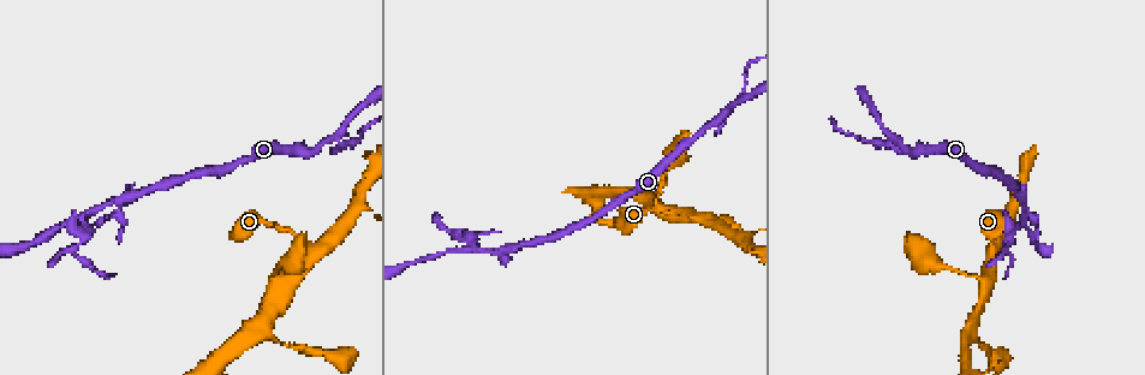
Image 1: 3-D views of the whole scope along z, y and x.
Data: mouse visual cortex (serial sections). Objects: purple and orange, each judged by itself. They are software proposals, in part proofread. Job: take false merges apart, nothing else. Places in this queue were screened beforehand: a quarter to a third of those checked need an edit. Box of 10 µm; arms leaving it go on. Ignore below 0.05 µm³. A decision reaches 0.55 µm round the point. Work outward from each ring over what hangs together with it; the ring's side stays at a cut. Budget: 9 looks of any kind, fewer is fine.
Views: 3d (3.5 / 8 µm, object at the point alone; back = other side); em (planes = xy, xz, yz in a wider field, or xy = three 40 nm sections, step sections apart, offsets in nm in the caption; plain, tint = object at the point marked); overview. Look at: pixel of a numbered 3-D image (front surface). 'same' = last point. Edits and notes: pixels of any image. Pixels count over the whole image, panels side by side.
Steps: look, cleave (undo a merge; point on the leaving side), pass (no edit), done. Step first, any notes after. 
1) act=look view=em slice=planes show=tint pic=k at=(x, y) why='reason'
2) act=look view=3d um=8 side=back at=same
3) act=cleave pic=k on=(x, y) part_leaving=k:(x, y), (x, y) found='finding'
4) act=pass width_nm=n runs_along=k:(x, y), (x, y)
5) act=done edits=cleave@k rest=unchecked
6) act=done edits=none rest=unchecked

act=look view=3d um=3.5 pic=1 at=(890, 140) why='branch point'

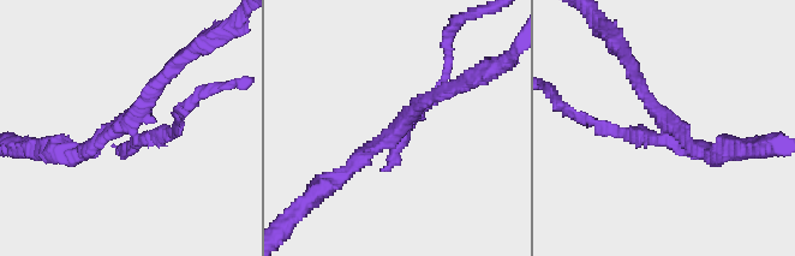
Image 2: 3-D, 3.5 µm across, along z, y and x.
act=look view=em slice=xy step=3 show=tint pic=2 at=(396, 130) why='now the EM'

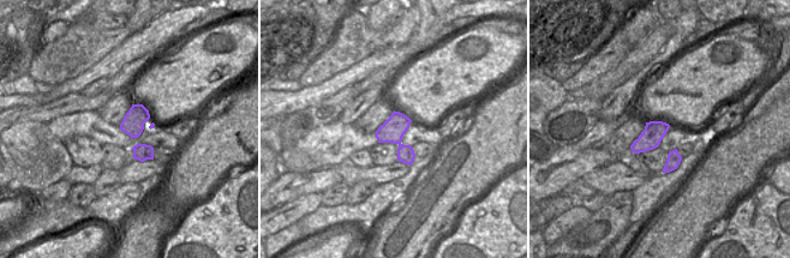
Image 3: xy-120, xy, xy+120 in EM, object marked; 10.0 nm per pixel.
act=cleave pic=2 on=(163, 130) part_leaving=2:(135, 137), (172, 134), (179, 111) found='two cells meet here'

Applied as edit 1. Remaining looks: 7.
act=look view=overview

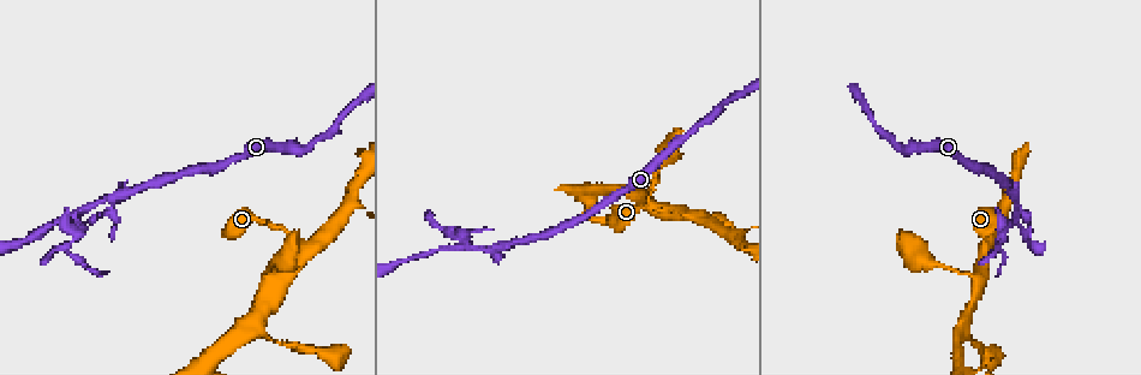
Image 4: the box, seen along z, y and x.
act=look view=3d um=3.5 pic=4 at=(976, 283) why='sharp bend'

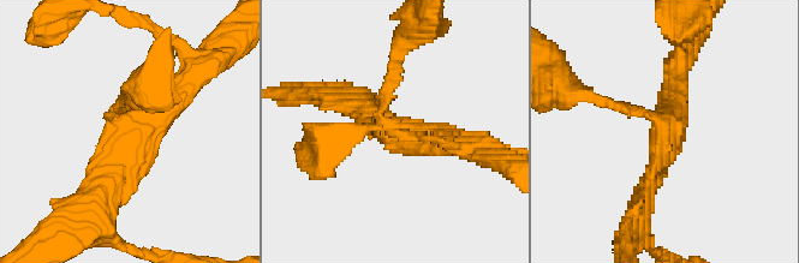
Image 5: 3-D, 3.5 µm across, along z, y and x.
act=look view=em slice=xy step=2 show=tint pic=5 at=(138, 136) why='need the tissue'

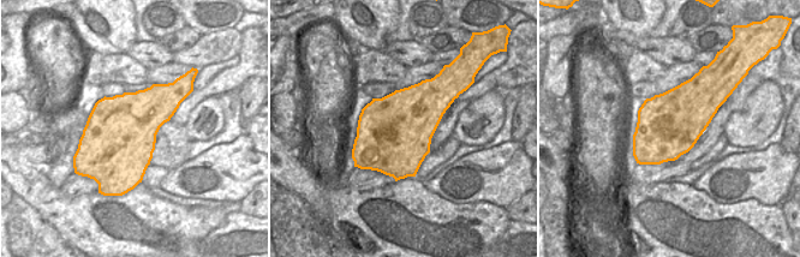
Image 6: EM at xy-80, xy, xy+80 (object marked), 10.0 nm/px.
act=pass arm_widths_nm=150,250,300 found='continuous, no second cell'

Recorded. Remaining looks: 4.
act=look view=3d um=3.5 pic=4 at=(733, 235) why='sharp bend'

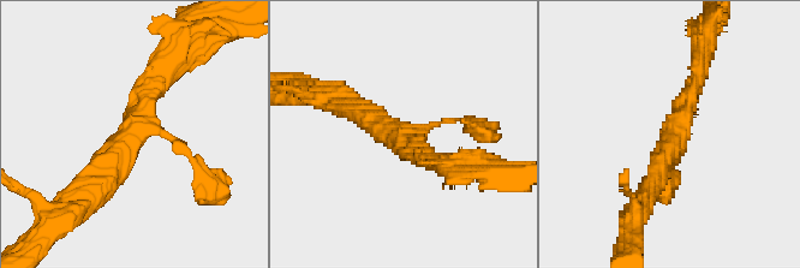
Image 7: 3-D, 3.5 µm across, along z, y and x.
act=look view=em slice=xy step=1 show=tint pic=7 at=(677, 124)

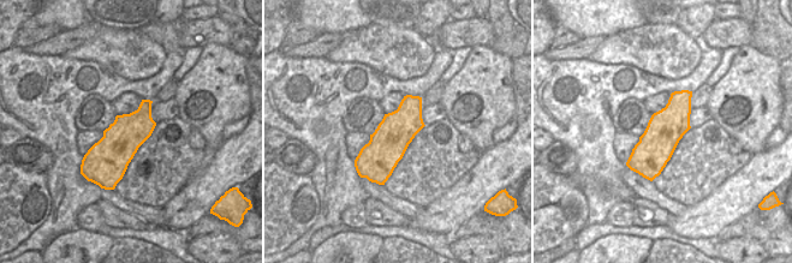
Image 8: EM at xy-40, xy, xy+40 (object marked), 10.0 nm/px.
act=look view=em slice=planes show=tint at=same

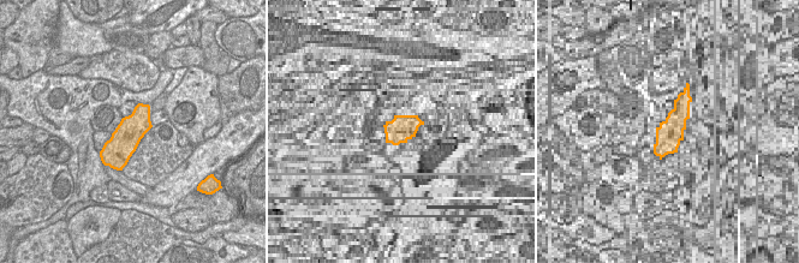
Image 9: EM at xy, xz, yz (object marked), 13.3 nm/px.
act=pass runs_along=7:(96, 188), (171, 59) found='all the same cell'

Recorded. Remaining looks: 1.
act=done edits=cleave@2 rest=unchecked

